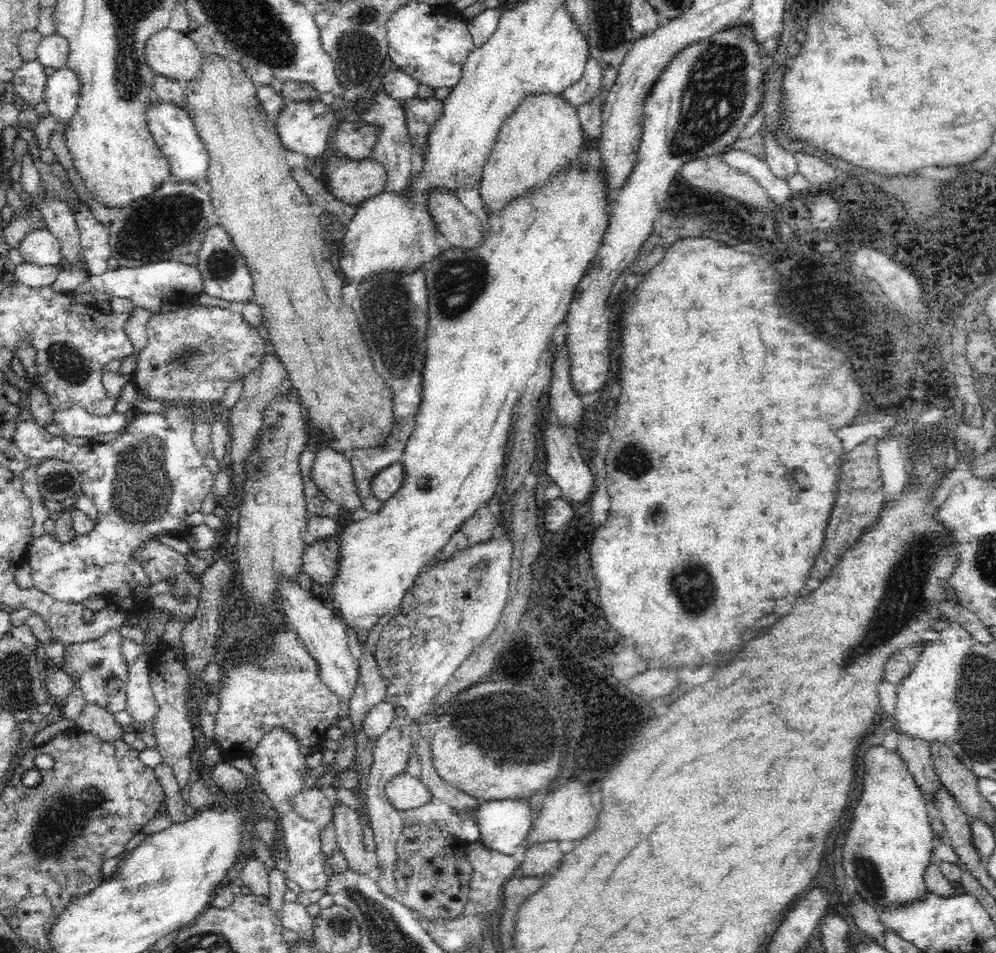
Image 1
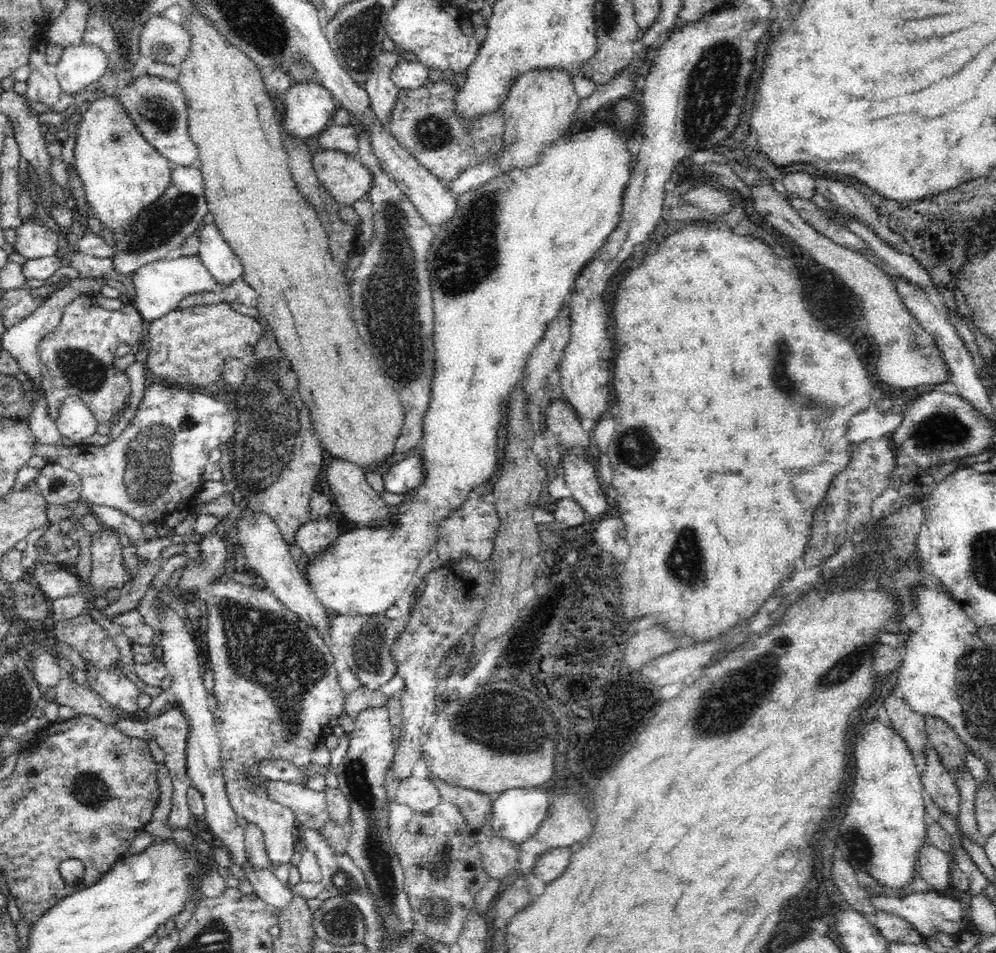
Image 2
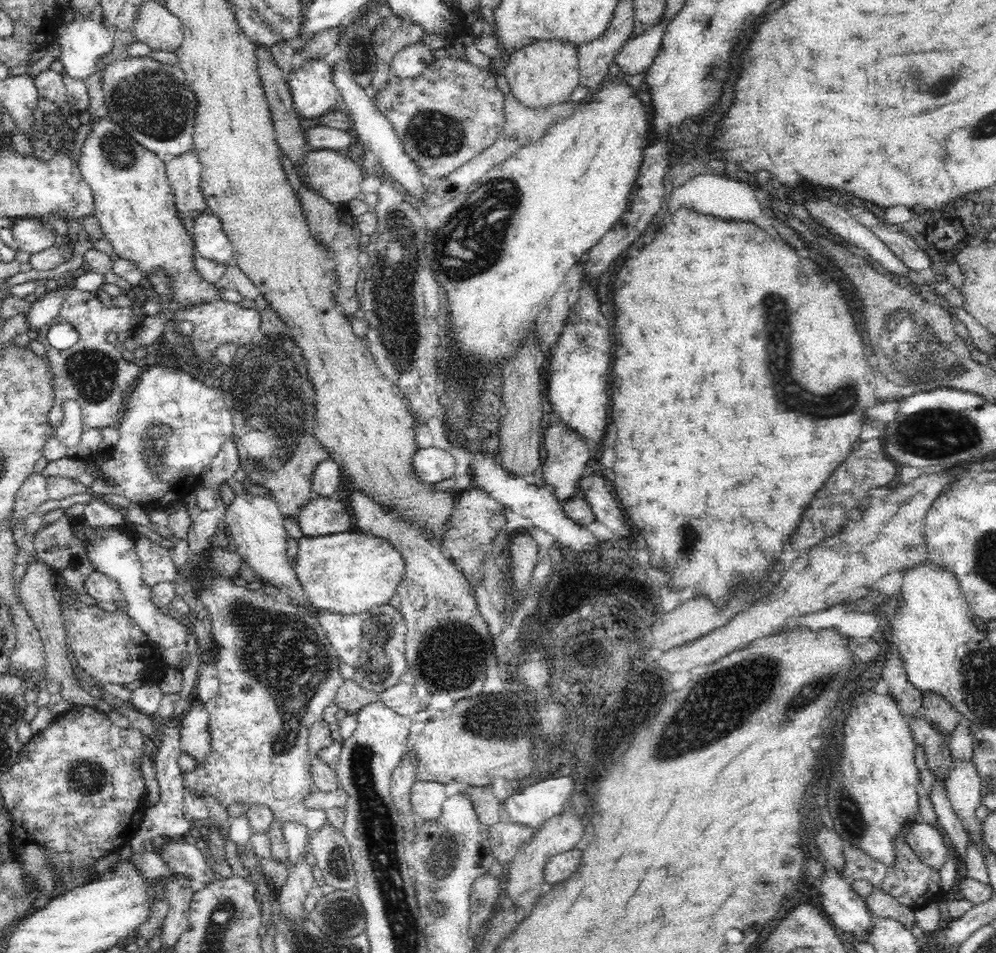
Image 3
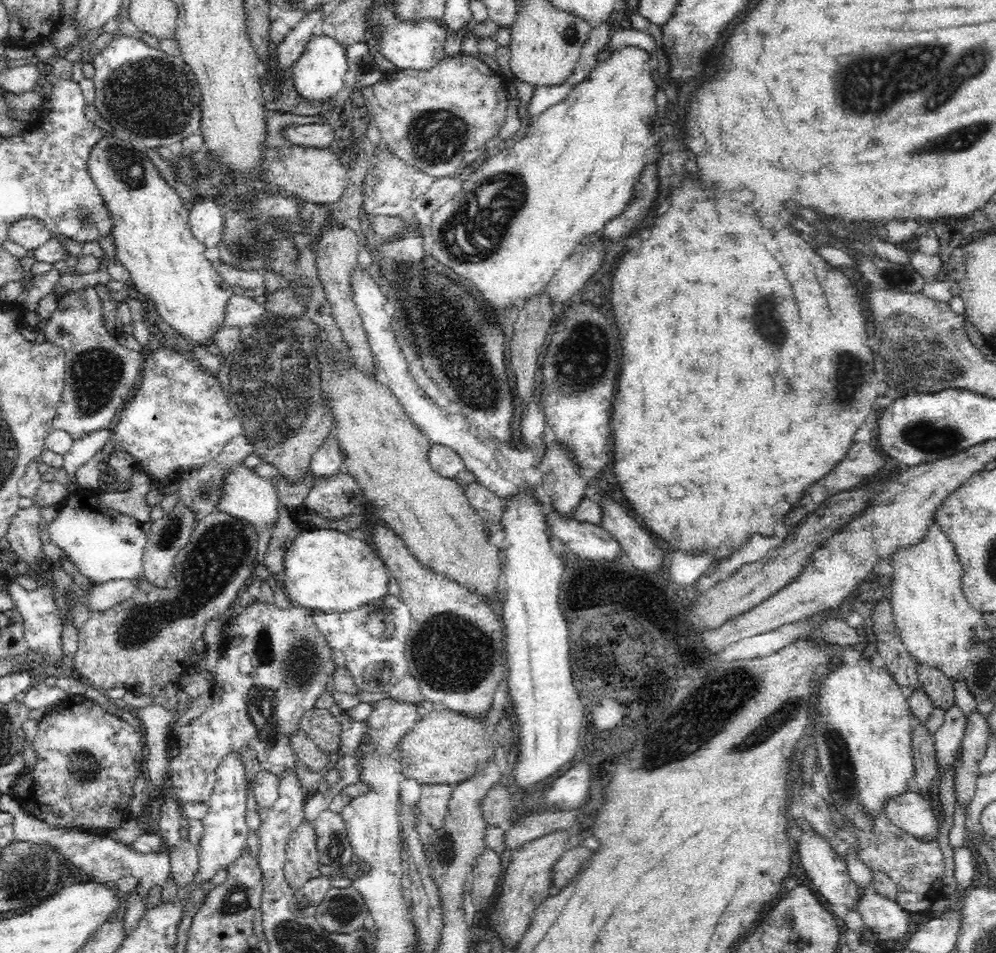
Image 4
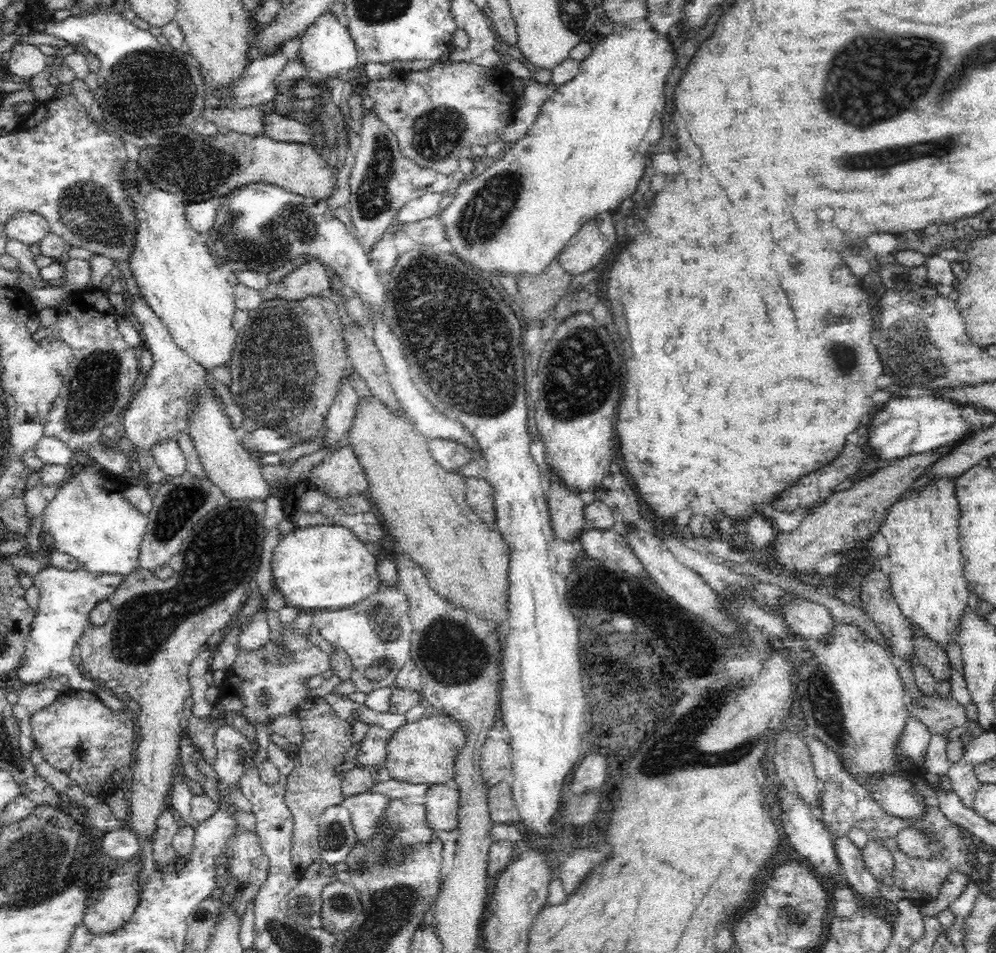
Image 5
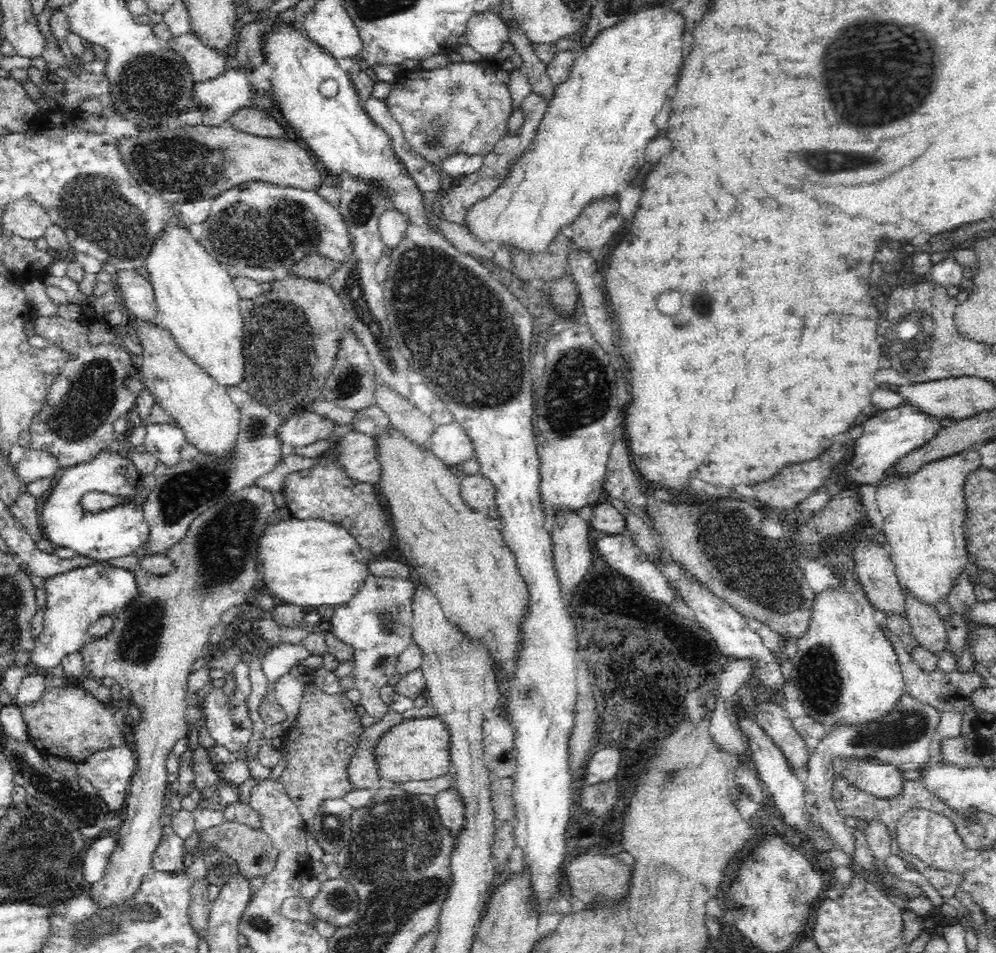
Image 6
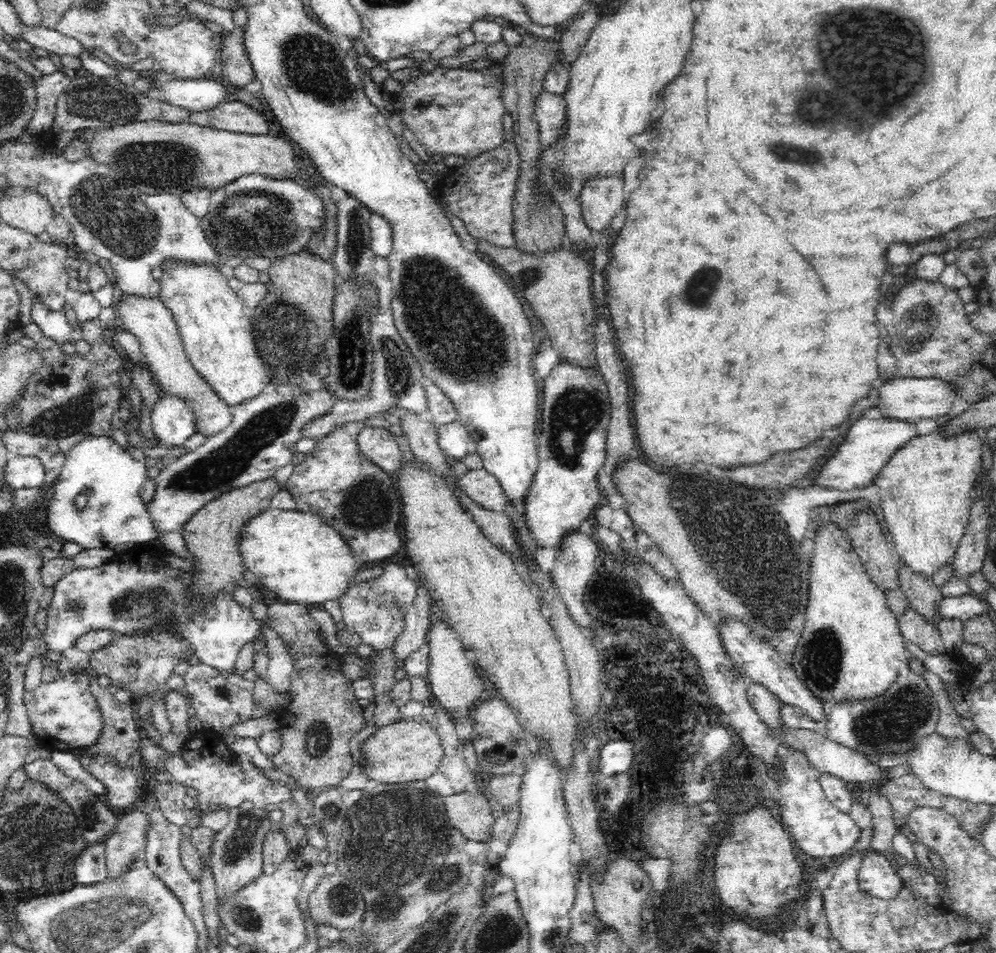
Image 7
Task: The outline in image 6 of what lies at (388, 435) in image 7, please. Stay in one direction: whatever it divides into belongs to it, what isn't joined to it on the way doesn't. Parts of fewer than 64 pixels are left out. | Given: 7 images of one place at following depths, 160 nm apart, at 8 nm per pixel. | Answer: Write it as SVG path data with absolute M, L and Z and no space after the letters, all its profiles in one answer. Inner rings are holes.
M351 431L341 440L341 460L346 473L360 481L378 483L382 461L376 437L370 433Z

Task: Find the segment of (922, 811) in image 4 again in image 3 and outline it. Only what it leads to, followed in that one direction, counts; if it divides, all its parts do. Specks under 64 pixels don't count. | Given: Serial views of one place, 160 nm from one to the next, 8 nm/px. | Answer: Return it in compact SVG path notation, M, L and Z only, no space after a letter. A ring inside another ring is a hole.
M916 820L906 823L899 832L924 863L938 870L942 868L949 854L944 844L944 834L936 826Z

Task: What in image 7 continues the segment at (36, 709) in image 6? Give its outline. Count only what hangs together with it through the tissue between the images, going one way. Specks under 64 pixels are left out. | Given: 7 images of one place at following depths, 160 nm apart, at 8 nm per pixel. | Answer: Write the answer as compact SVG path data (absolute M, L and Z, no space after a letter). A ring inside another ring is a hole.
M82 667L62 674L50 682L41 682L34 690L23 694L34 735L42 747L49 750L72 751L94 744L102 728L102 719L95 696L90 690L91 676Z

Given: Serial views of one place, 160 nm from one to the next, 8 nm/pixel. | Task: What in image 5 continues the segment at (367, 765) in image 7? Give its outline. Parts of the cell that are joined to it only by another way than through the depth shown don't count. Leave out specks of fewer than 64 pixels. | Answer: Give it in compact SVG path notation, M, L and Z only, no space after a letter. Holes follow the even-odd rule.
M434 713L431 717L424 716L415 722L407 722L398 728L386 743L386 758L383 767L391 779L410 784L442 785L454 776L454 761L460 747L466 740L463 728L448 715Z

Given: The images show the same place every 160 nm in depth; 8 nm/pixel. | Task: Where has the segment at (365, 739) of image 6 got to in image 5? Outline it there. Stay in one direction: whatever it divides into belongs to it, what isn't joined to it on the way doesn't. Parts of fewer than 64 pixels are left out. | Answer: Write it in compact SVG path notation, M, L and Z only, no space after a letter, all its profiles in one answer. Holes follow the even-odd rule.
M354 765L352 770L344 771L342 795L346 799L368 796L376 782L380 782L380 767Z

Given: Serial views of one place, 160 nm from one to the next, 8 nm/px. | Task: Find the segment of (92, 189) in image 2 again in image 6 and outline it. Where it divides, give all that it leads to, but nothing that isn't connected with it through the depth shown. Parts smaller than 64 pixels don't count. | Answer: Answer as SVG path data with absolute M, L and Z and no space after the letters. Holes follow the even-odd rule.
M170 226L162 238L158 238L144 266L148 279L153 285L155 304L159 315L159 324L168 327L174 340L182 347L184 353L220 385L236 388L246 378L246 357L244 357L243 332L246 315L242 312L239 302L241 297L234 287L233 278L226 268L220 266L203 248L199 241L192 237L190 230L179 226Z

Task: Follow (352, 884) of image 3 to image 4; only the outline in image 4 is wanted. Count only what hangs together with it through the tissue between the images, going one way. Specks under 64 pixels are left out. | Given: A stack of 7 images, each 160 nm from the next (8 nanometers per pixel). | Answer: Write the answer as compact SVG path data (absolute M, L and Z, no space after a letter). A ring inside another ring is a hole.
M322 811L315 820L319 862L340 868L355 861L341 812Z

